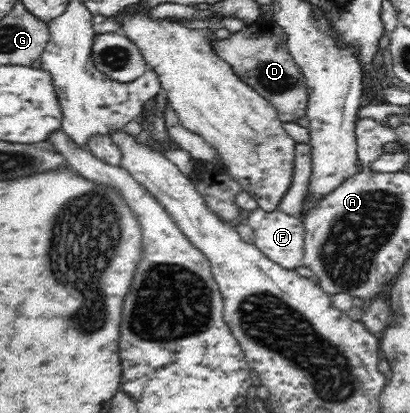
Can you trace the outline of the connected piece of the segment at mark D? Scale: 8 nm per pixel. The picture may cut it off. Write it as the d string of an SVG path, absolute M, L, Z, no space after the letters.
M270 19L245 24L241 31L225 40L214 40L215 52L227 62L249 86L266 98L278 112L281 122L298 122L306 116L307 85L303 72L287 46L287 33Z

